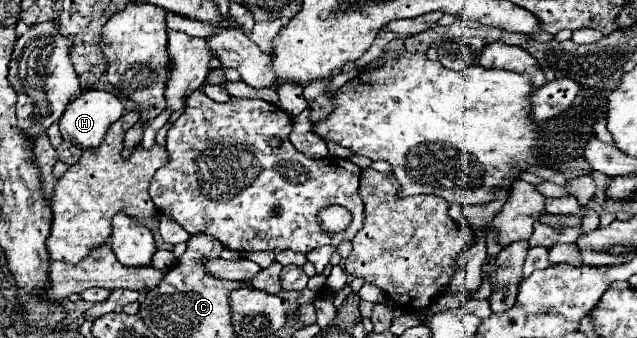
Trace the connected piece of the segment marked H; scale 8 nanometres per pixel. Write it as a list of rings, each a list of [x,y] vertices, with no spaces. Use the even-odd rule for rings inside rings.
[[[85,90],[79,98],[75,98],[73,102],[67,104],[67,110],[63,112],[61,122],[59,122],[61,136],[65,140],[71,140],[73,144],[77,144],[83,150],[97,148],[101,144],[101,140],[105,138],[105,130],[123,116],[123,110],[125,108],[115,94],[105,92],[105,90]]]

